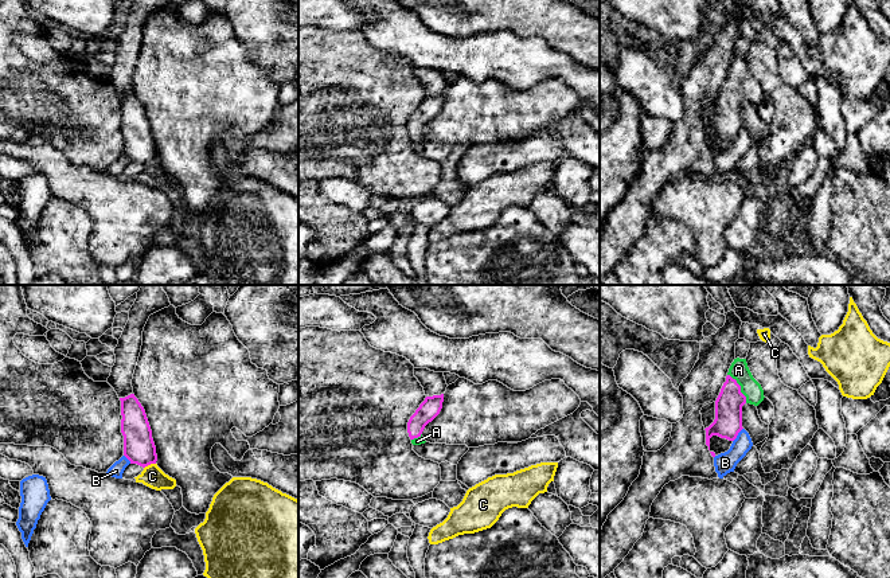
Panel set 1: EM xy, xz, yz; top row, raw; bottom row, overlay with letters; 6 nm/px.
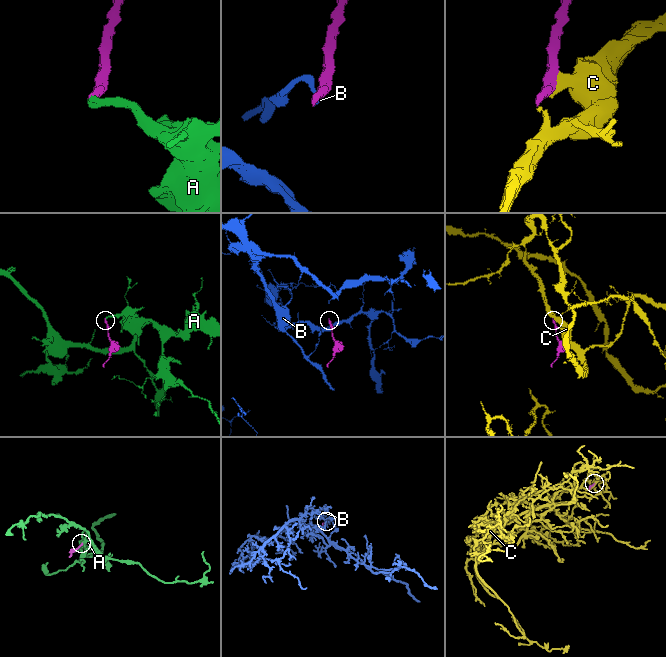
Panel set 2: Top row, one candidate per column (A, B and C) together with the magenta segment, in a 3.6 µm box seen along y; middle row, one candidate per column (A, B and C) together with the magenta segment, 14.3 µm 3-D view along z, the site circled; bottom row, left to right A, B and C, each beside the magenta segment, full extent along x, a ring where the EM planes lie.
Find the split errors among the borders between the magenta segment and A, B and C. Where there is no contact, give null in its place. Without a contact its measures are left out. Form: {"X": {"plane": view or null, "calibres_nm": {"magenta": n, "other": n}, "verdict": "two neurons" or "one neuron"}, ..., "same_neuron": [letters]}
{"A": {"plane": "yz", "calibres_nm": {"magenta": 170, "other": 120}, "verdict": "one neuron"}, "B": {"plane": "yz", "calibres_nm": {"magenta": 170, "other": 130}, "verdict": "two neurons"}, "C": {"plane": "xy", "calibres_nm": {"magenta": 190, "other": 140}, "verdict": "two neurons"}, "same_neuron": ["A"]}

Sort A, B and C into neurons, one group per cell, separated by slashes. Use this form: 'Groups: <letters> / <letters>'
Groups: A / B / C

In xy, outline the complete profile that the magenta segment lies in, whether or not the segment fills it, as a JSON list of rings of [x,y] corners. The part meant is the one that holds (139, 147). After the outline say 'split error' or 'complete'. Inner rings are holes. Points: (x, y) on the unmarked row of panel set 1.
[[[134,93],[120,97],[120,99],[124,155],[130,160],[130,163],[137,163],[143,167],[156,163],[156,145],[144,106]]] | complete

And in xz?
[[[444,93],[426,95],[407,121],[407,132],[413,144],[421,144],[426,140],[422,136],[425,125],[432,121],[441,110]]] | split error

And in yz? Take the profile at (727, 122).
[[[734,58],[715,99],[715,118],[704,128],[709,149],[713,134],[734,140],[743,128],[742,105],[745,102],[758,105],[764,97],[764,89],[753,77],[746,58]]] | split error

